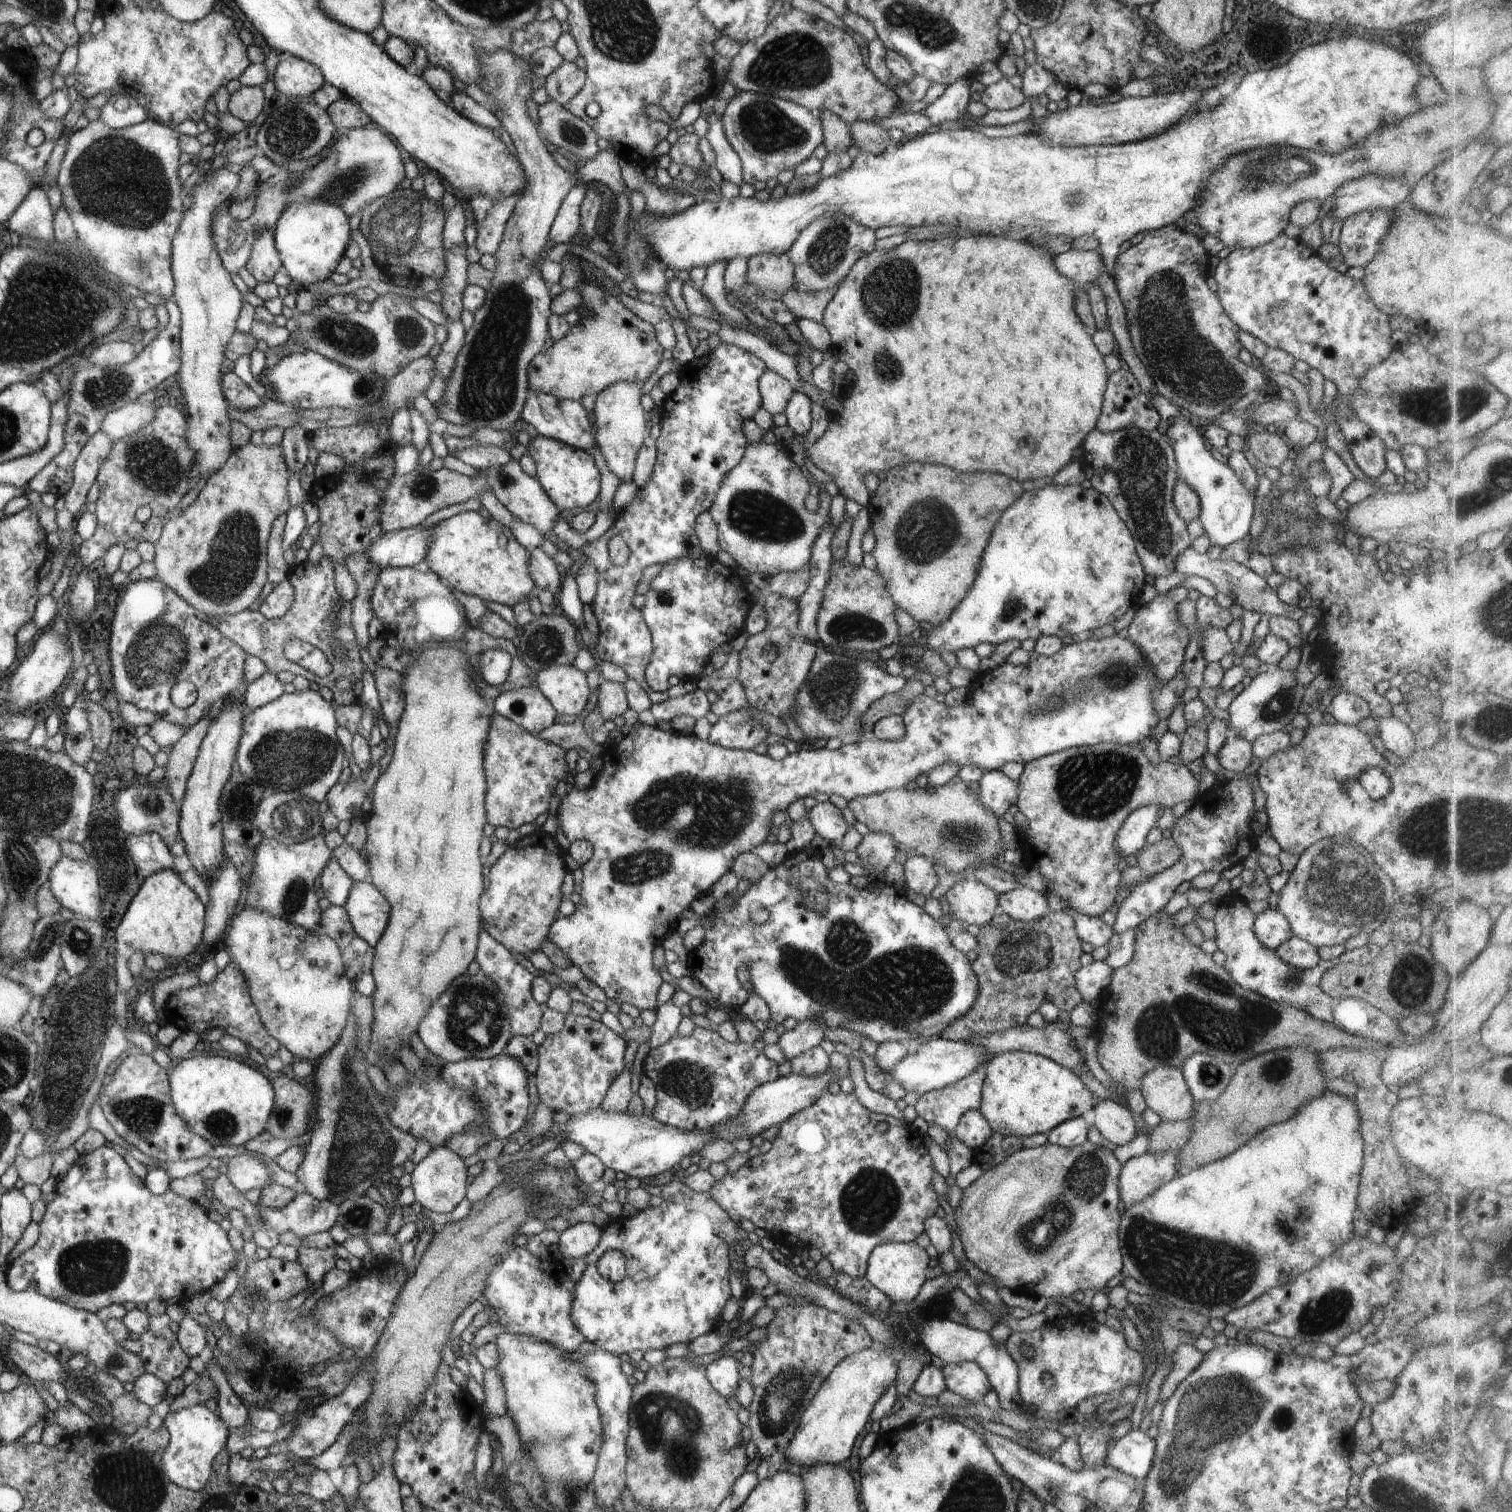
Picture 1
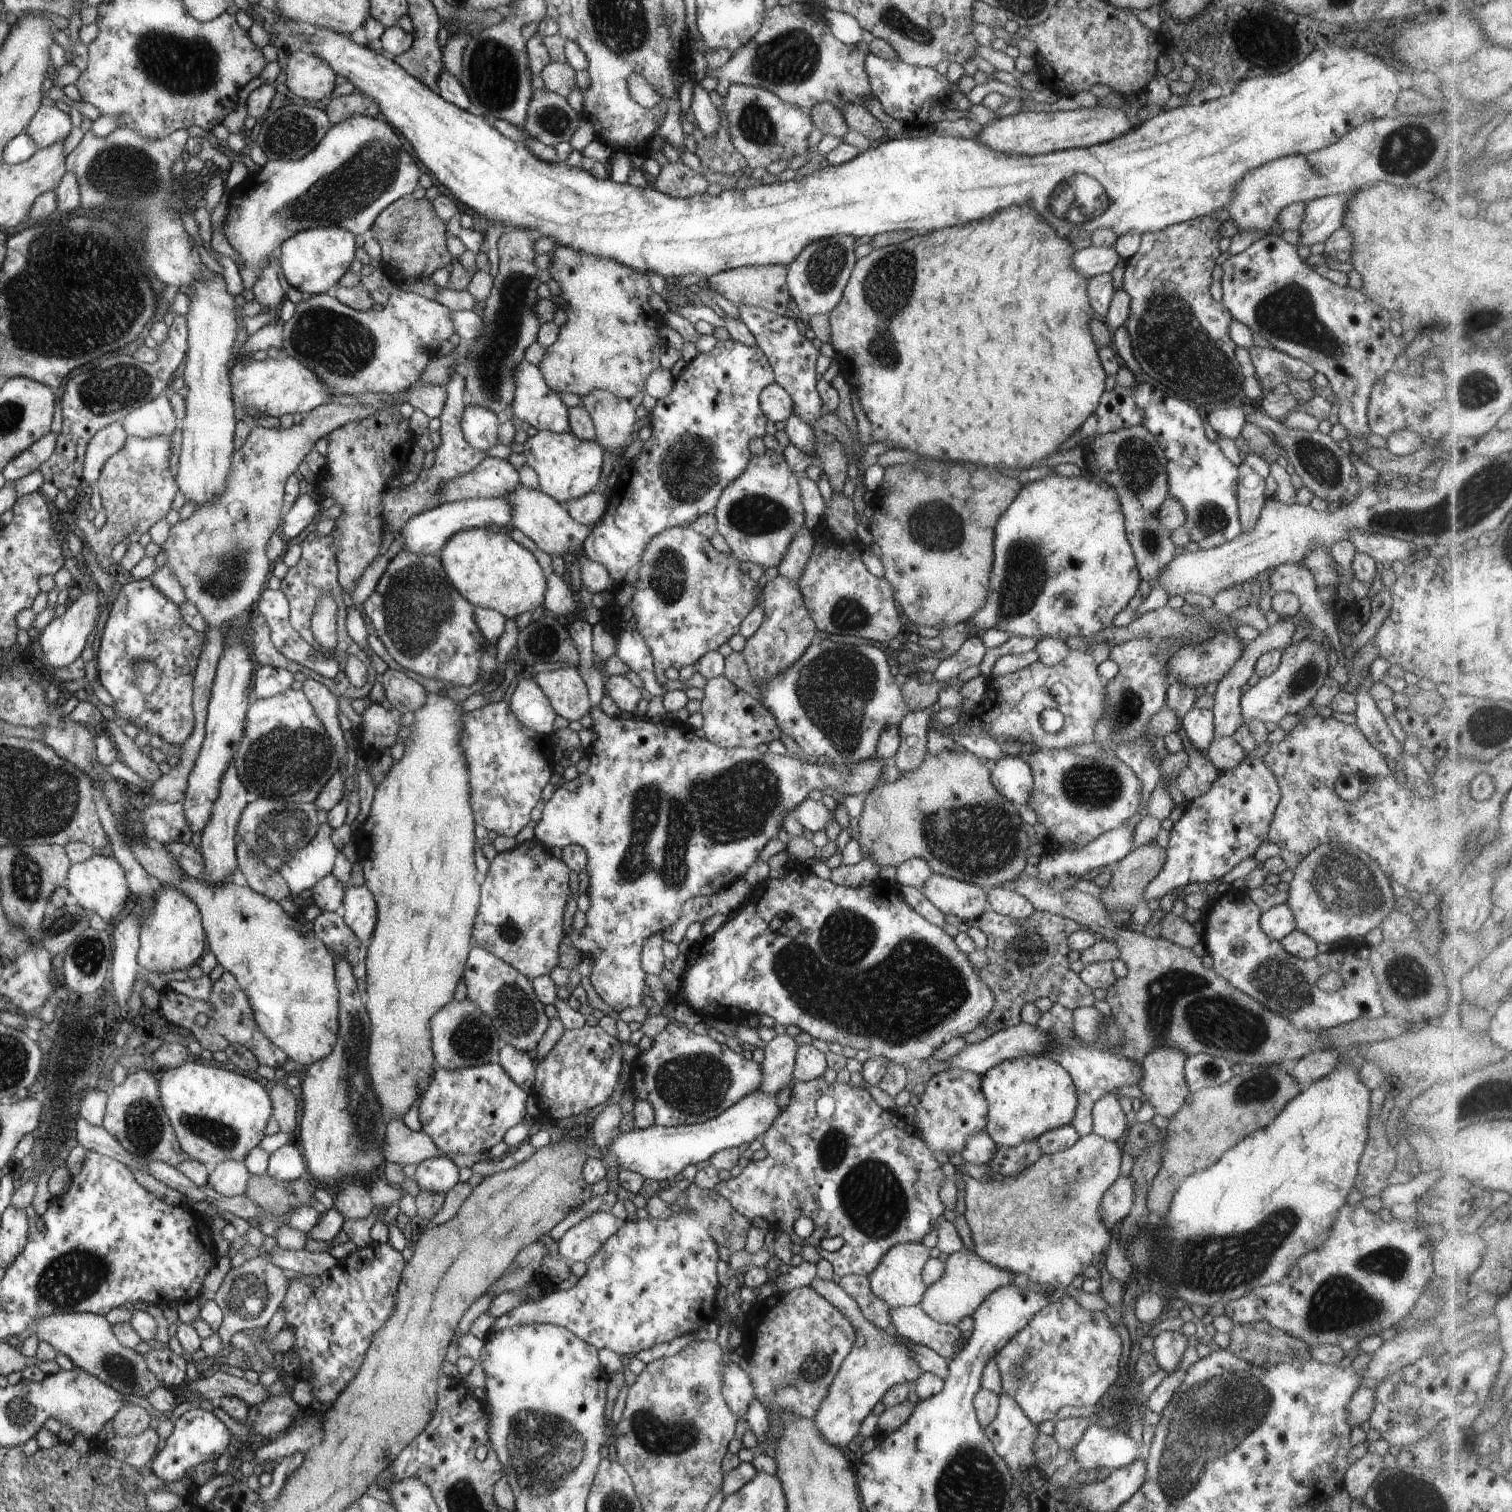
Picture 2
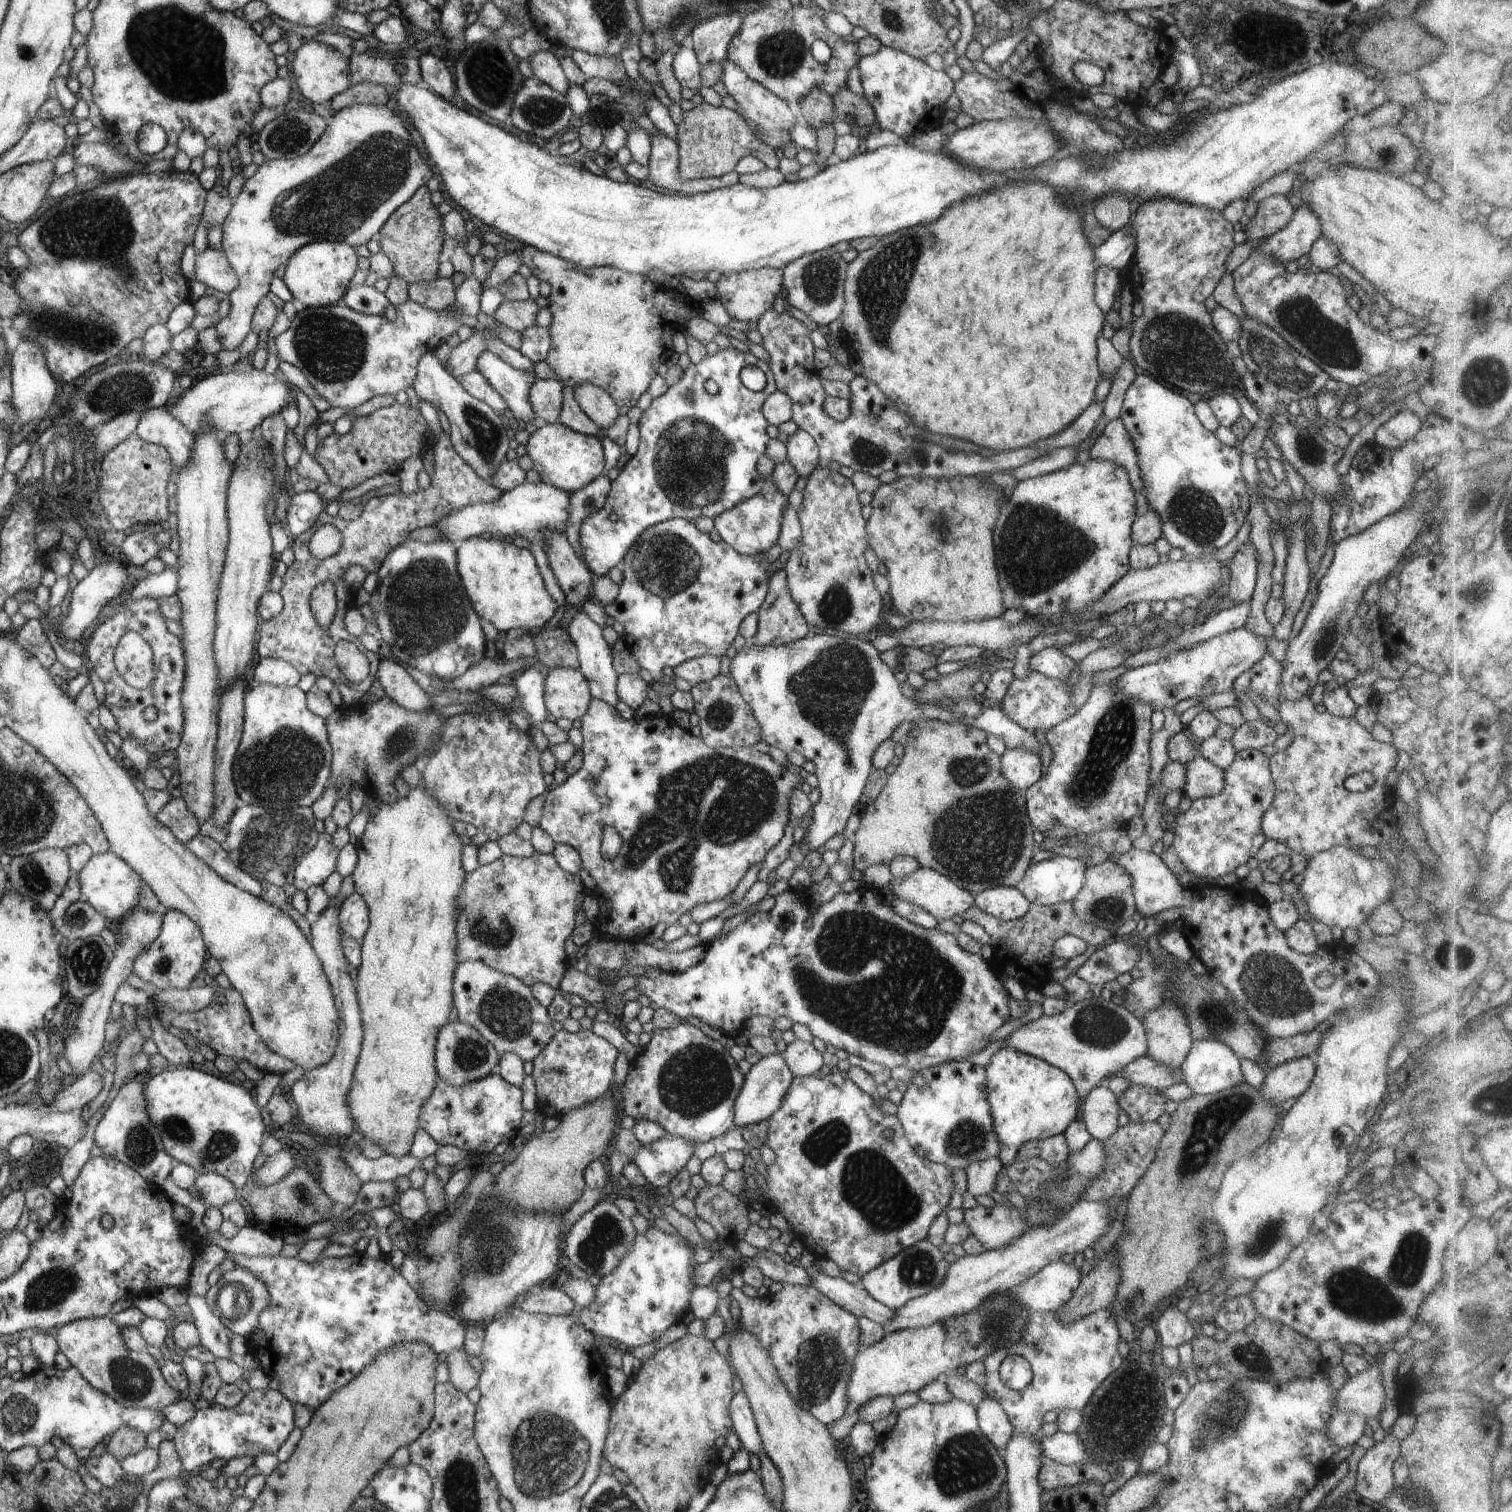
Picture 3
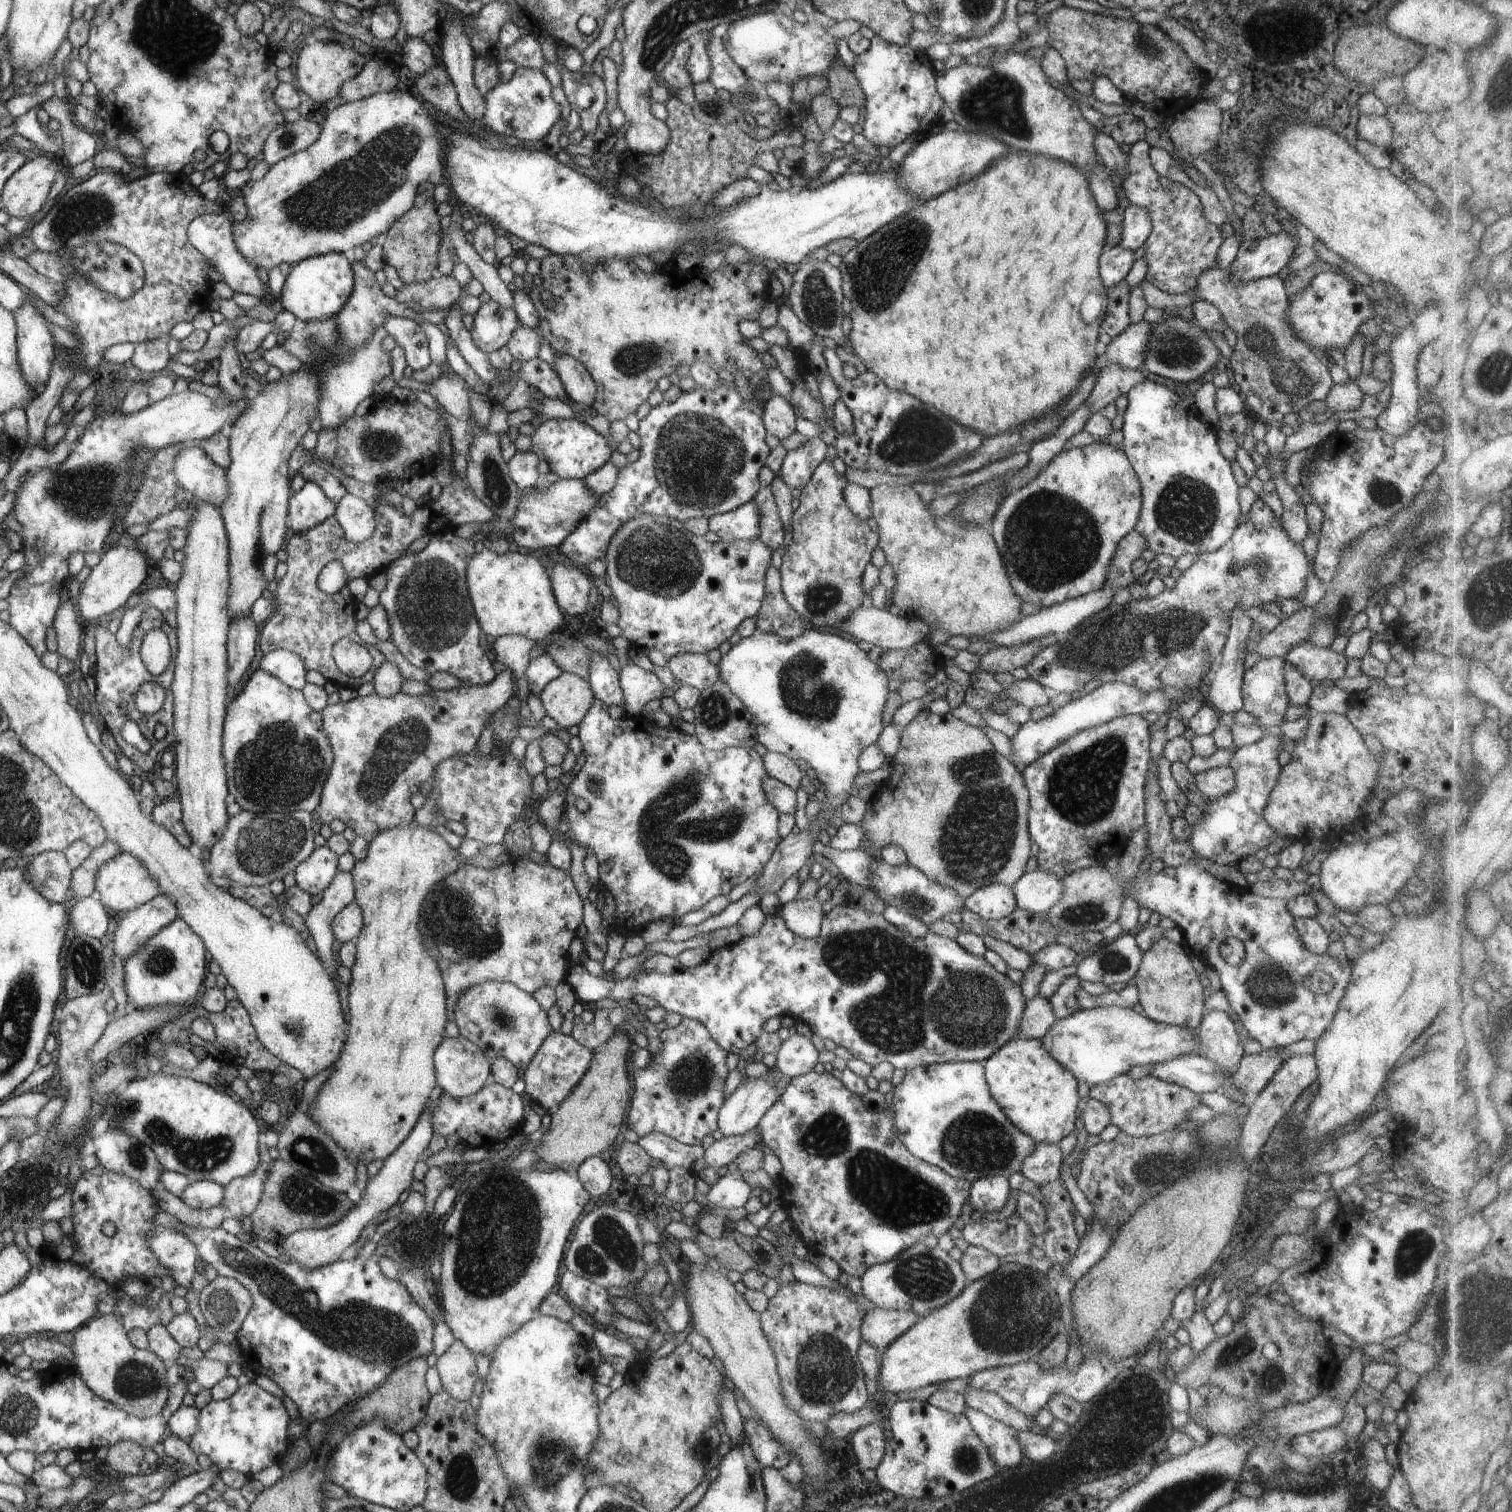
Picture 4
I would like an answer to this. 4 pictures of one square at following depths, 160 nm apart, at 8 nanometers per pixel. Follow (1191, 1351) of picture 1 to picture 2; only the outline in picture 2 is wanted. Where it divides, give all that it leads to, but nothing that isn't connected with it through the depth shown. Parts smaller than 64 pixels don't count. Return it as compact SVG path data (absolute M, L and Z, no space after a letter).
M1180 1329L1158 1332L1158 1335L1154 1337L1155 1359L1170 1378L1188 1347L1187 1338Z

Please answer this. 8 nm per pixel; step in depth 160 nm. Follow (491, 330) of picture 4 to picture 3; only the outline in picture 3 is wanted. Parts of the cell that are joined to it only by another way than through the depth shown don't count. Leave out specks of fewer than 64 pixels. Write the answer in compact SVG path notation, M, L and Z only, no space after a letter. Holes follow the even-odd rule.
M530 298L525 301L504 300L492 315L500 324L510 330L522 332L530 325L536 324L535 318L539 309L535 300ZM482 331L474 332L469 339L453 348L446 370L457 379L475 370L478 357L487 350L487 340Z

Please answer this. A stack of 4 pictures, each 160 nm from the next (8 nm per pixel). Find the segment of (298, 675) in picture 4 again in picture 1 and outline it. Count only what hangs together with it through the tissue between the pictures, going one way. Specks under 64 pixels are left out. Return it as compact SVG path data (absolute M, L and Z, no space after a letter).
M267 671L248 686L244 694L244 704L255 710L261 708L285 694L284 686L276 673Z

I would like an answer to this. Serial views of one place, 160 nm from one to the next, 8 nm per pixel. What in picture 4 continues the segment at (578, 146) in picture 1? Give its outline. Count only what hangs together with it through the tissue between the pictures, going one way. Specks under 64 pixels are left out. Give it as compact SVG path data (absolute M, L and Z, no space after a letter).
M518 67L507 83L498 83L485 92L485 115L481 126L490 133L510 140L533 143L544 138L561 118L558 103L552 98L550 81L537 68Z

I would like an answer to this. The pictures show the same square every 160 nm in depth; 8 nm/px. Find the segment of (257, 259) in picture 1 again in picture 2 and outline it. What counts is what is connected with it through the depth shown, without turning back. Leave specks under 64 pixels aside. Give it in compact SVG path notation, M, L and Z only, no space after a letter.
M275 257L270 265L259 271L259 280L251 288L254 300L257 300L262 307L278 308L284 298L285 292L278 281L279 267L278 258Z

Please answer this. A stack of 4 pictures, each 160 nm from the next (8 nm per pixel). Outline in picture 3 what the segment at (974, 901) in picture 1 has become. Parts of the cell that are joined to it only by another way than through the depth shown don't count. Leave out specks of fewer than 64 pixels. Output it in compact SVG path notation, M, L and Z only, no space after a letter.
M922 866L905 877L893 878L888 887L892 890L893 896L927 910L937 921L962 916L973 906L975 899L975 895L954 884L949 878L946 878L946 875Z

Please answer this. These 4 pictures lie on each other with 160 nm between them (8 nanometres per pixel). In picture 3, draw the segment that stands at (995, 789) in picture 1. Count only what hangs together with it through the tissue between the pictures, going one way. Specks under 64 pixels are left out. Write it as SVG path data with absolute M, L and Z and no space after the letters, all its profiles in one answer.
M1022 747L1007 748L1001 756L1001 771L1018 790L1024 793L1032 783L1042 778L1040 753Z

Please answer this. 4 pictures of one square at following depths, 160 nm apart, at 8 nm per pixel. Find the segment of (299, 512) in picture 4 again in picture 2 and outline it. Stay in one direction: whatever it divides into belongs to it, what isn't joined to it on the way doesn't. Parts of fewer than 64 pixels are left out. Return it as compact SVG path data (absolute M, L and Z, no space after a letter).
M301 494L282 518L280 534L294 541L294 536L298 536L316 518L316 514L318 514L318 502L310 495Z

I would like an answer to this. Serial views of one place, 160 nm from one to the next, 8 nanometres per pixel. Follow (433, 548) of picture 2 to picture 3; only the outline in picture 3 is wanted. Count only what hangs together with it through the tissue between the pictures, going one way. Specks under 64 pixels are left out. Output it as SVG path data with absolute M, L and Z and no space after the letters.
M538 481L535 483L522 483L509 491L504 491L497 501L468 505L460 510L448 513L448 516L437 521L438 527L453 543L457 544L470 537L480 537L480 534L496 534L498 536L522 536L529 540L528 550L537 559L541 574L544 576L546 590L553 595L561 613L567 608L565 596L560 586L557 585L554 571L549 563L547 554L547 535L551 531L564 533L570 518L570 494L560 487L550 483Z

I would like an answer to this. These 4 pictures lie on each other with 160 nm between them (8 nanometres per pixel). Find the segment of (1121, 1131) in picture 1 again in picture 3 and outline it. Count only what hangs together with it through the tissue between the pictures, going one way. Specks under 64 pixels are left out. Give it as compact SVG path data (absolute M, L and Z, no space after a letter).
M1106 1085L1096 1087L1080 1102L1079 1114L1092 1139L1105 1141L1118 1128L1117 1096Z

